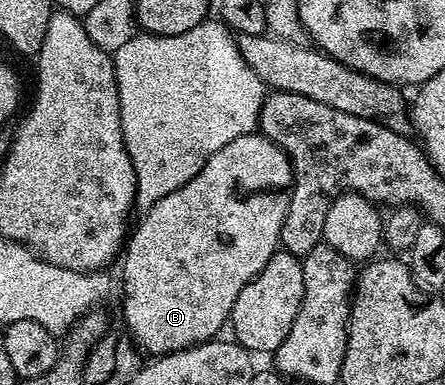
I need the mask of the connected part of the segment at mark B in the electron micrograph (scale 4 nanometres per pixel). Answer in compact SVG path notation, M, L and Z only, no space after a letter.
M255 131L232 139L232 143L228 143L228 147L220 147L220 151L216 151L216 155L212 155L208 159L208 163L204 163L201 171L192 179L188 179L188 183L184 183L184 187L164 195L164 199L160 199L151 209L145 210L141 214L142 222L139 223L138 230L135 233L133 230L125 242L120 265L122 261L122 317L126 320L125 328L143 354L175 353L205 341L215 340L221 334L218 332L227 328L230 312L236 303L236 295L240 295L240 291L244 291L247 283L256 275L260 275L264 263L268 263L268 259L272 259L272 255L279 252L282 224L288 211L293 183L294 172L290 170L290 159L285 151L275 141L269 141L262 136L261 132Z

